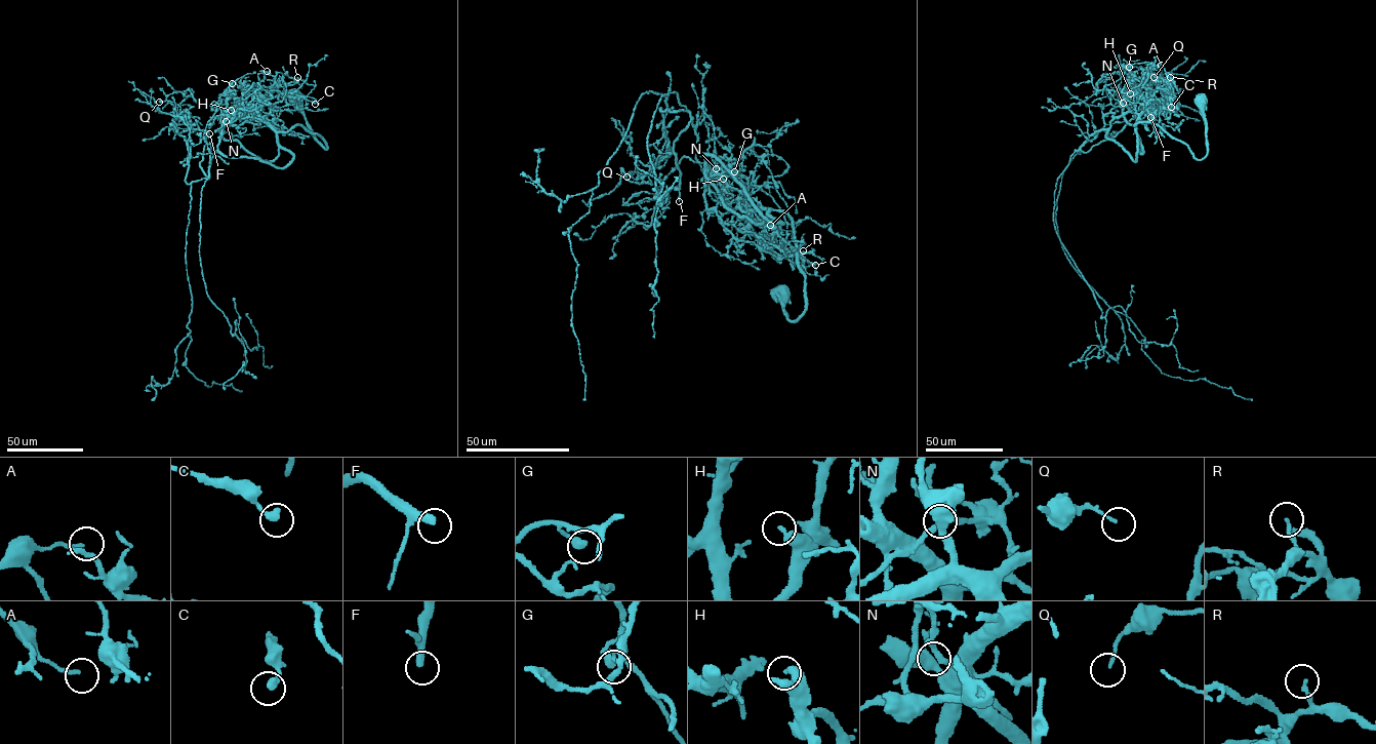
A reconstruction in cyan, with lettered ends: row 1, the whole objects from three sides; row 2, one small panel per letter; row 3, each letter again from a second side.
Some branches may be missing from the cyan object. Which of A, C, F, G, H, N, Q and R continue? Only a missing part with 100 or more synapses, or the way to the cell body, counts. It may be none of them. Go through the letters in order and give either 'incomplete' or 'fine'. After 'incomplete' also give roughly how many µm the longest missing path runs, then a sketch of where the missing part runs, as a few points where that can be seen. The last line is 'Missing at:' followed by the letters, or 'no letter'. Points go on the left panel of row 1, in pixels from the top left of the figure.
A: fine
C: fine
F: incomplete; missing 110 µm; course (209, 133), (204, 136), (178, 121), (174, 111), (156, 108), (155, 99), (138, 98)
G: fine
H: fine
N: fine
Q: fine
R: fine
Missing at: F

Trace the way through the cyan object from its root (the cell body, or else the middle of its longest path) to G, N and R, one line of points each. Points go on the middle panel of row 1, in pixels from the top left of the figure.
G: (780, 292), (783, 313), (795, 321), (807, 304), (793, 219), (730, 187), (714, 160), (725, 156), (734, 171)
N: (780, 292), (783, 313), (795, 321), (807, 304), (793, 219), (763, 208), (733, 188), (723, 190), (716, 168)
R: (780, 292), (795, 321), (807, 304), (793, 219), (751, 212), (750, 231), (762, 242), (803, 250)

